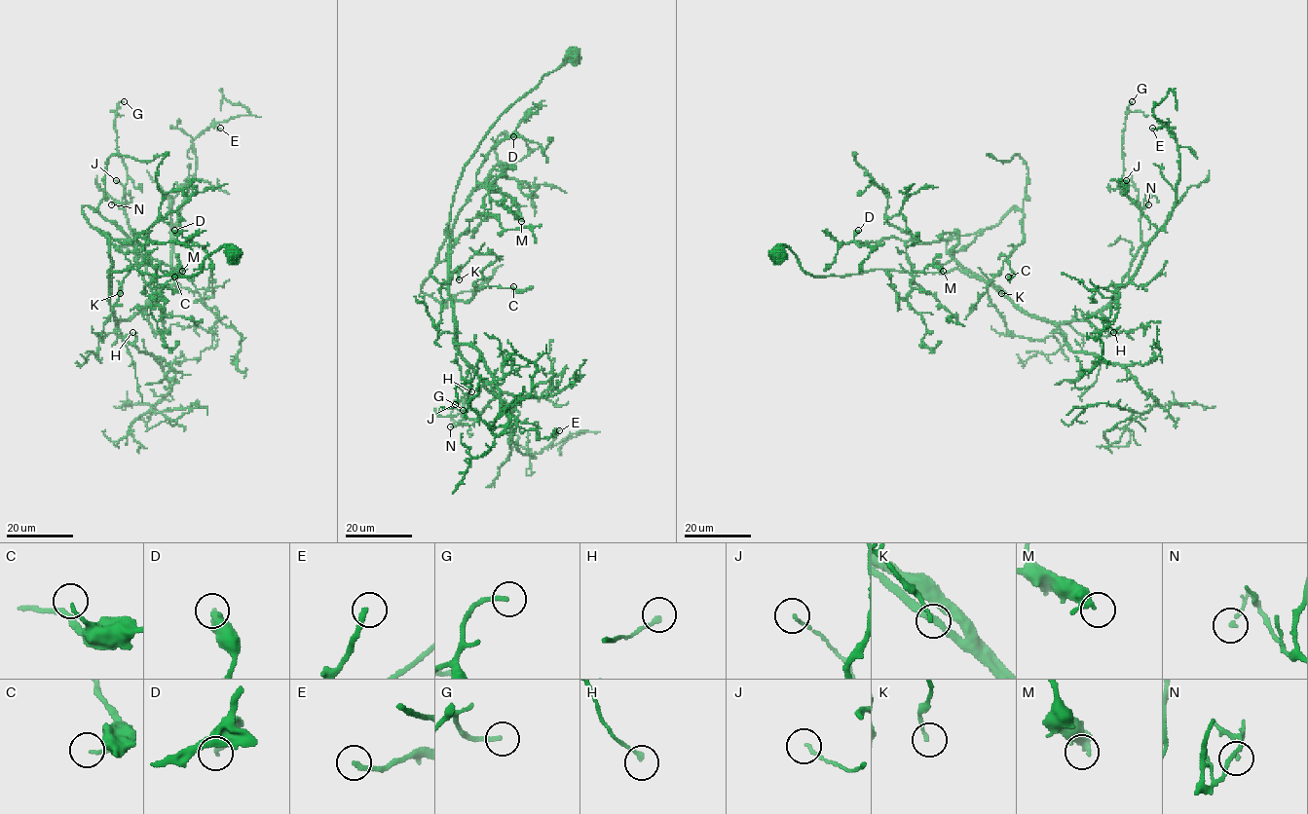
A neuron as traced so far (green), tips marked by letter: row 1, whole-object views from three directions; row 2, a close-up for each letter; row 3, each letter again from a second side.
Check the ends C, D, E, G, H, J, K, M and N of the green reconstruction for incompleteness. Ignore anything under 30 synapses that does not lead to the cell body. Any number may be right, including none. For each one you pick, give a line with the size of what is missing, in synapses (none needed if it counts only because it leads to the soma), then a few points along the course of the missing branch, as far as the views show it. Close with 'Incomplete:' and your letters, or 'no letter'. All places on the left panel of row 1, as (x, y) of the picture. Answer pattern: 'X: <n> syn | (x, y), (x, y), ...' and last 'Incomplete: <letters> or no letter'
E: 30 syn | (220, 128), (227, 129), (222, 116), (227, 119), (233, 112)
Incomplete: E

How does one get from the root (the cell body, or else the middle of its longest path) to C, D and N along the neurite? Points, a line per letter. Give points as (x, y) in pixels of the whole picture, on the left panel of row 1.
C: (235, 253), (220, 246), (189, 277), (110, 270), (111, 277), (110, 240), (82, 208), (111, 221), (174, 277)
D: (235, 253), (220, 246), (189, 277), (110, 277), (108, 235), (170, 242), (174, 230)
N: (235, 253), (220, 246), (189, 277), (110, 270), (117, 322), (139, 313), (157, 288), (126, 212), (111, 204)

